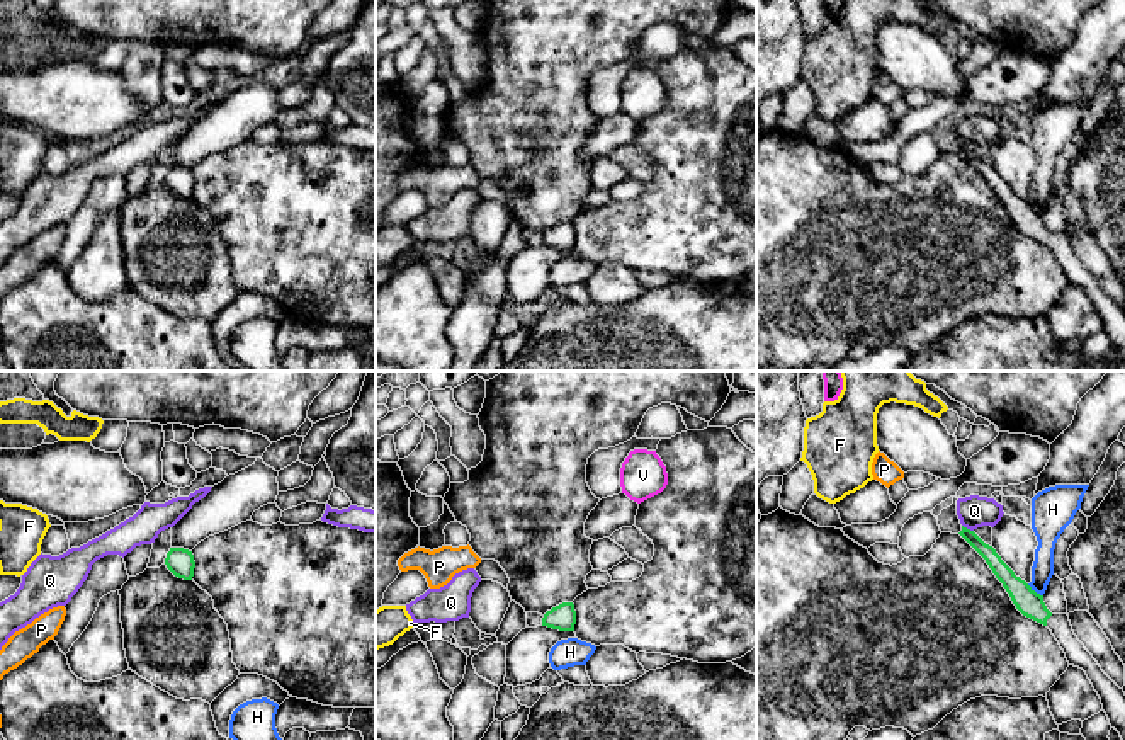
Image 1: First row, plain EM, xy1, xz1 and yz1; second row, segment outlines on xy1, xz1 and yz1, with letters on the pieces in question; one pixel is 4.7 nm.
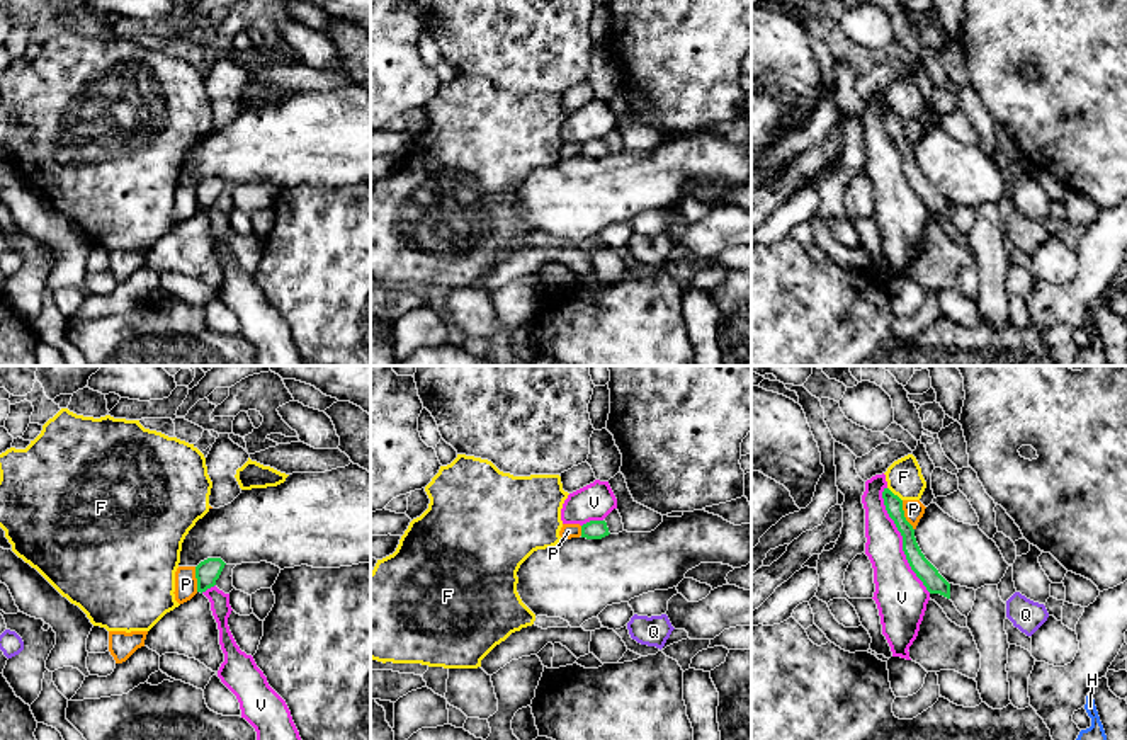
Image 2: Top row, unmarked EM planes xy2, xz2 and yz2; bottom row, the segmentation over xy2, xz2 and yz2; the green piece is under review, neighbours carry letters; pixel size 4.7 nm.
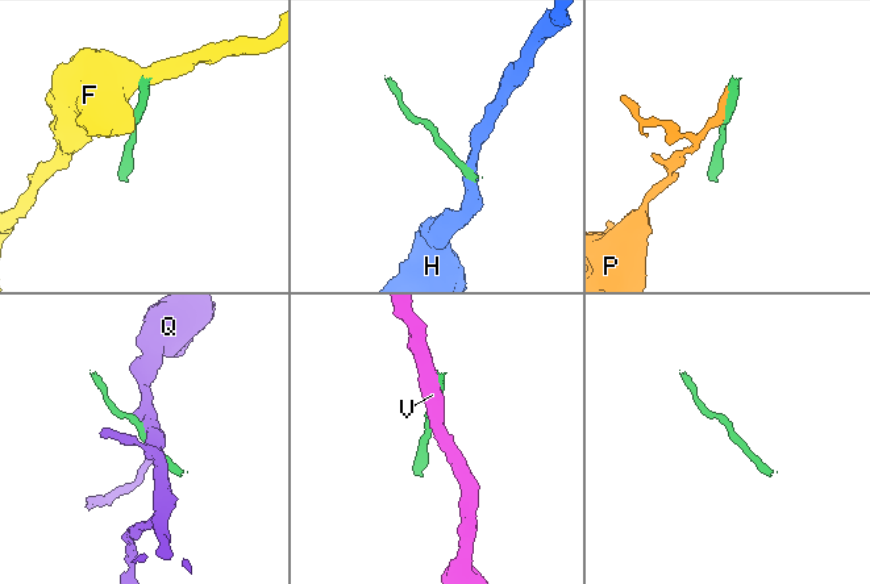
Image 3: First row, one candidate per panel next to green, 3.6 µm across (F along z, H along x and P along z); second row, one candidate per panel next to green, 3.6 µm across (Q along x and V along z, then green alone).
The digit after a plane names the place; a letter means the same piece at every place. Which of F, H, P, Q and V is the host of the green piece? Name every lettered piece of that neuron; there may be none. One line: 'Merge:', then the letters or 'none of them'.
Merge: none of them

